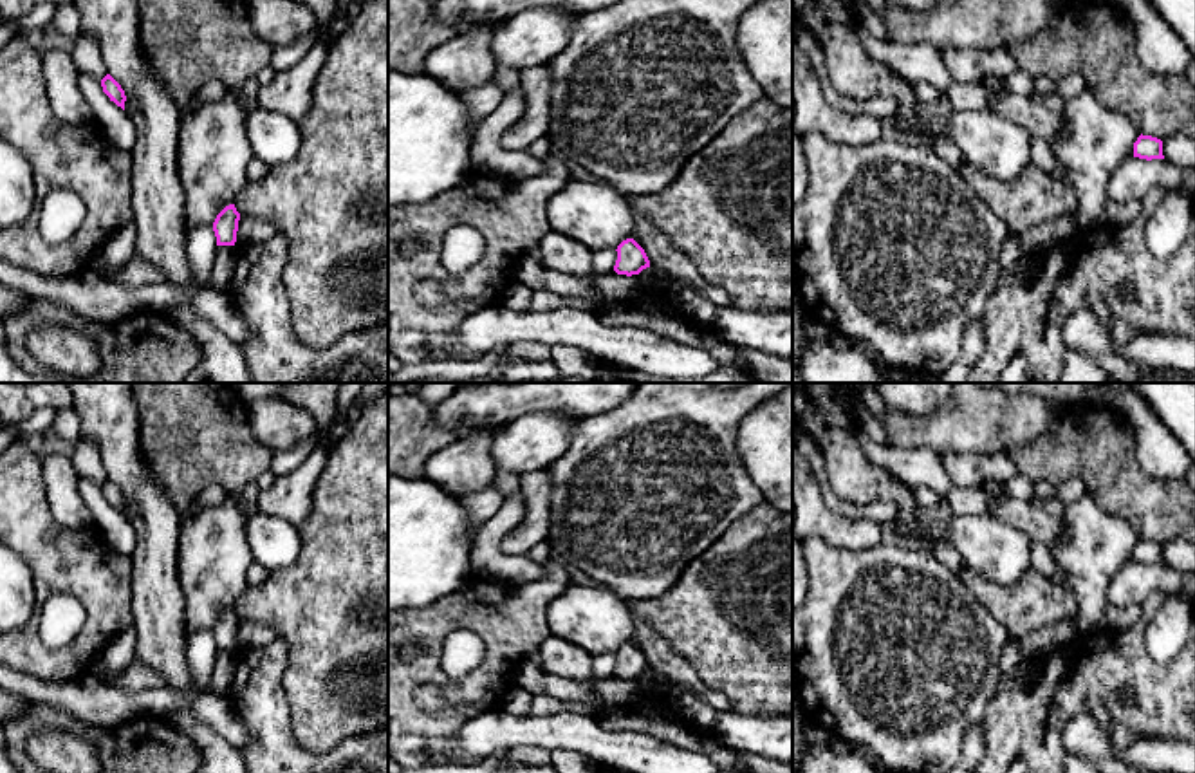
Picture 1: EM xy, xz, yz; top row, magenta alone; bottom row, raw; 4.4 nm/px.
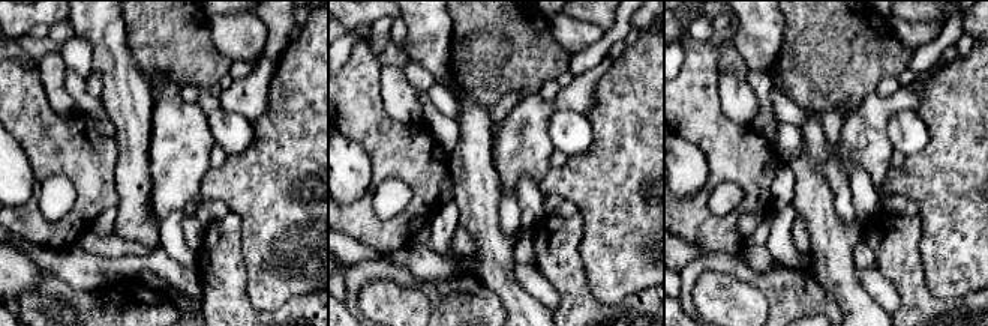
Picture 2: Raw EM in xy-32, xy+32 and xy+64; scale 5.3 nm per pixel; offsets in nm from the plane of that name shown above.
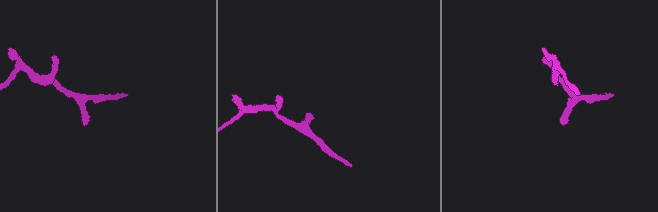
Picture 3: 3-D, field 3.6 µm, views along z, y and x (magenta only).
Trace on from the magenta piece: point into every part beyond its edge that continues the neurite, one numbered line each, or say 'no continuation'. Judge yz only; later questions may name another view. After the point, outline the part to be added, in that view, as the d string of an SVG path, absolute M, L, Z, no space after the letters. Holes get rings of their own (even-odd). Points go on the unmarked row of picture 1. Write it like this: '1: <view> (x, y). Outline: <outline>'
no continuation

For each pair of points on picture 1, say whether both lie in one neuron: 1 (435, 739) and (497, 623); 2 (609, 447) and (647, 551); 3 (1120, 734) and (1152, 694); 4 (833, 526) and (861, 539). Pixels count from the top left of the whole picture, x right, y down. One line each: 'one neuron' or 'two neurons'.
1: one neuron
2: one neuron
3: two neurons
4: one neuron

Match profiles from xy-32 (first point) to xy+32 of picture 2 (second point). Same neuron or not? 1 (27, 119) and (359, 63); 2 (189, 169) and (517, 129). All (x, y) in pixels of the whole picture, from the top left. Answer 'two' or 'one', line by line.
1: one
2: one

